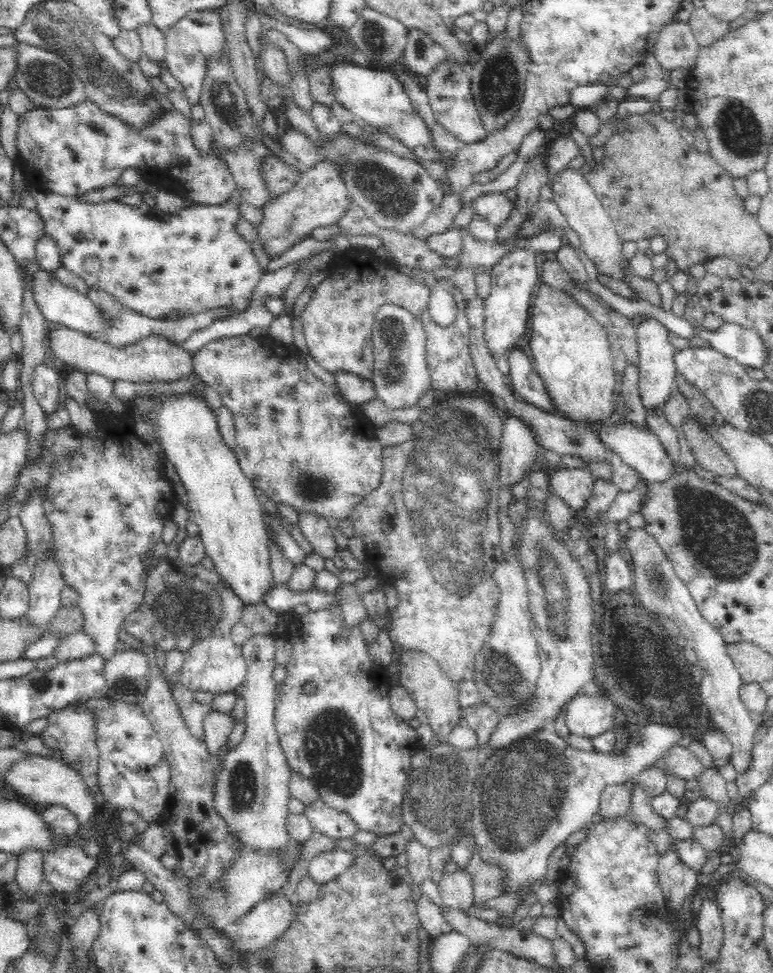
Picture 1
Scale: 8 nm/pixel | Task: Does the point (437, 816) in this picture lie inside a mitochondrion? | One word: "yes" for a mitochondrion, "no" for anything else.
yes

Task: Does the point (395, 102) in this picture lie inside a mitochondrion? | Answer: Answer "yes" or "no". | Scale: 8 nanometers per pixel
no

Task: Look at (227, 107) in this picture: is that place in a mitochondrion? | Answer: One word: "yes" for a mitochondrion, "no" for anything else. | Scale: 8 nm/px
yes

